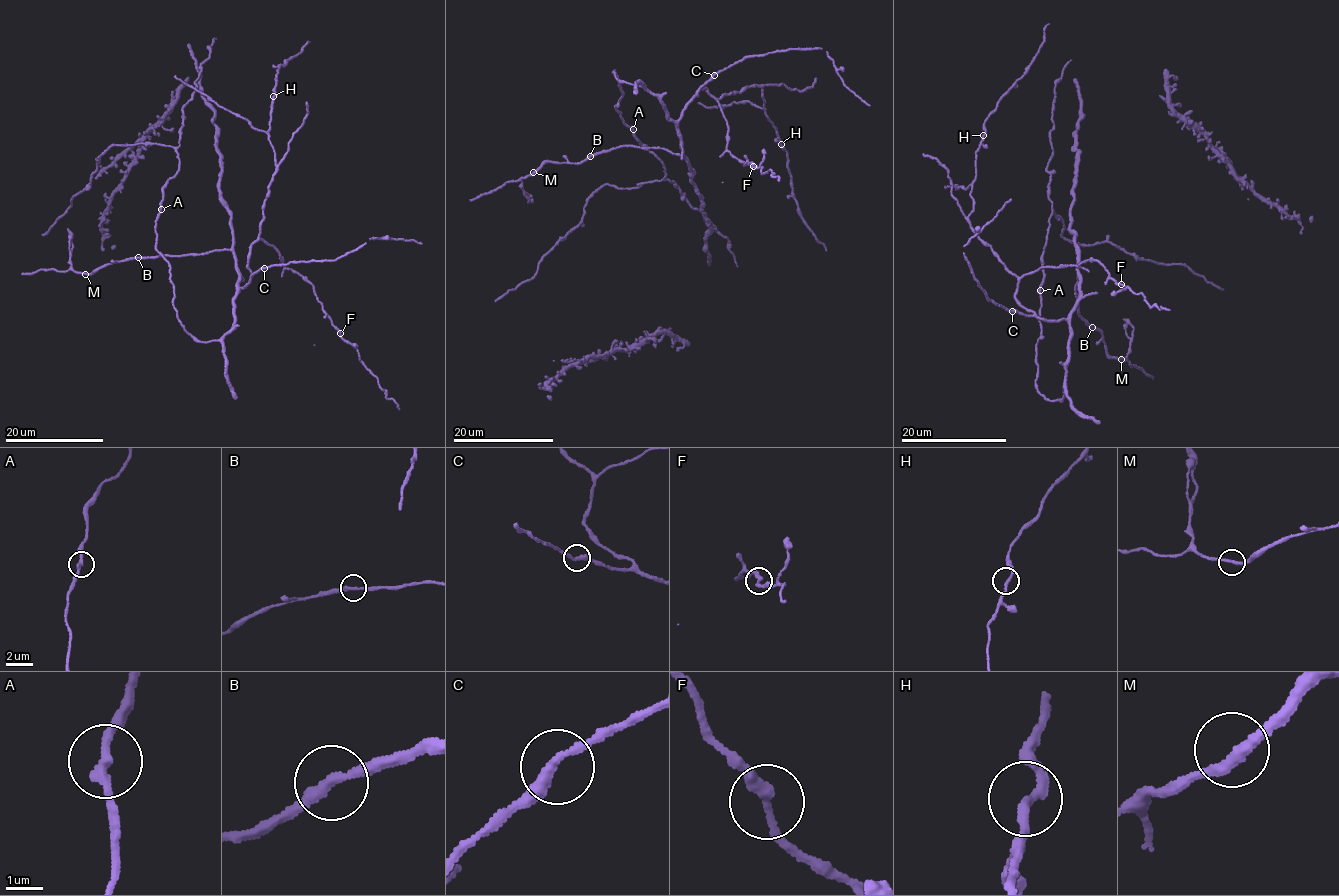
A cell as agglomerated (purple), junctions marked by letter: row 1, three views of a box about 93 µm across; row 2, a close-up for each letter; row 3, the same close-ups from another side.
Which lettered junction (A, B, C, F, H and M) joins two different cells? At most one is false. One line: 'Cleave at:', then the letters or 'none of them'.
Cleave at: none of them

